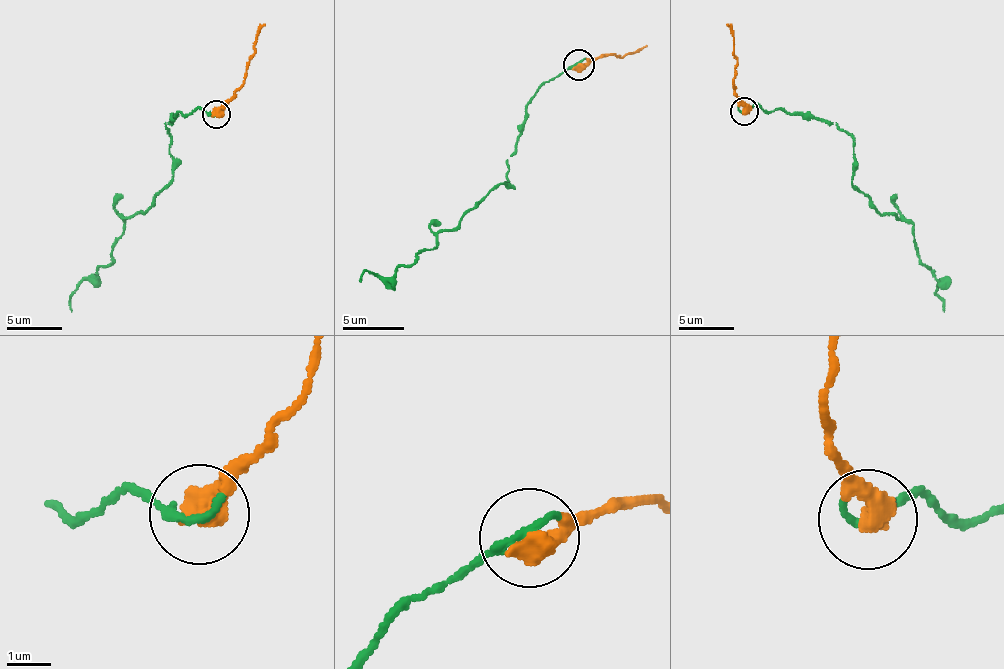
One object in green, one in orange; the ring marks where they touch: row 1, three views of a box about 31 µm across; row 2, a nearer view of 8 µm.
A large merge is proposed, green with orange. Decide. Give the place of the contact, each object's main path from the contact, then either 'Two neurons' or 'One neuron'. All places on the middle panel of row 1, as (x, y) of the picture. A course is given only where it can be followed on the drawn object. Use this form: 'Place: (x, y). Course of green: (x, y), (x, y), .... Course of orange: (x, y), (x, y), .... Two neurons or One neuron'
Place: (578, 65). Course of green: (576, 66), (552, 77), (526, 106), (507, 182), (440, 231), (436, 247), (391, 277), (364, 275), (361, 283). Course of orange: (579, 66), (614, 54), (623, 58), (647, 46). One neuron

